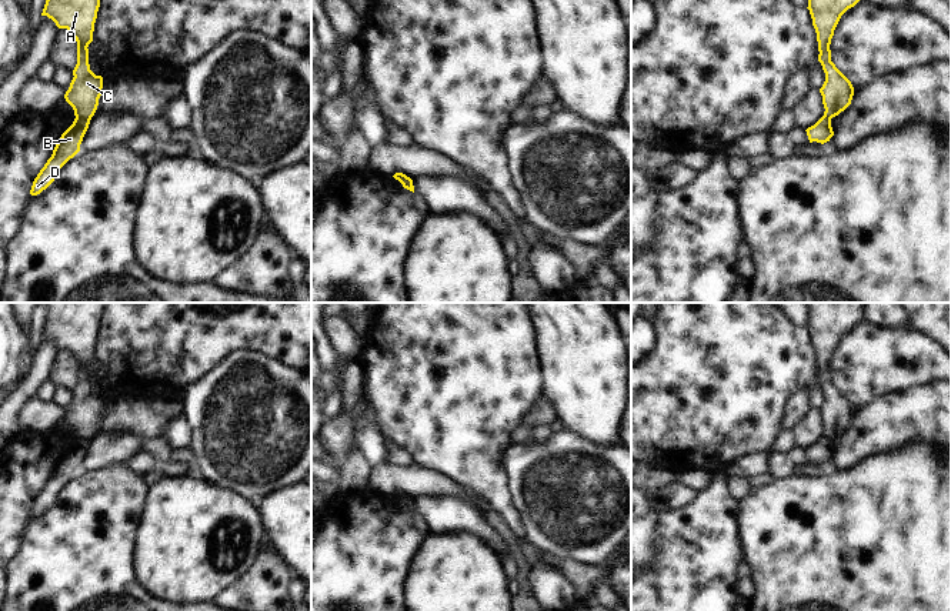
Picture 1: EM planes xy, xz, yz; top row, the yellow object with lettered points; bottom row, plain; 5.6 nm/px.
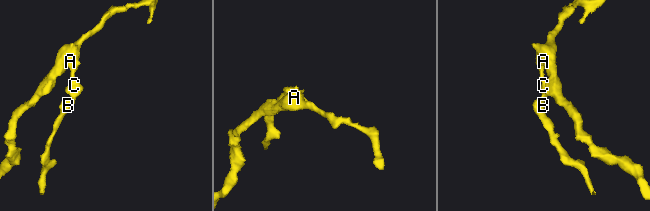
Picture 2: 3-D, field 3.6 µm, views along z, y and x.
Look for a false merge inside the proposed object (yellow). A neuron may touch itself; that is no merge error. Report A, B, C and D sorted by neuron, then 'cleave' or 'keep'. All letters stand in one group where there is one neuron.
A C / B D; cleave

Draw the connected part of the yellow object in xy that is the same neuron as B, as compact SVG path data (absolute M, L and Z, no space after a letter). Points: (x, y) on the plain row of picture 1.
M76 437L73 444L61 454L51 477L33 501L30 514L37 515L46 510L56 498L59 490L80 471L80 464L89 448L90 440Z

